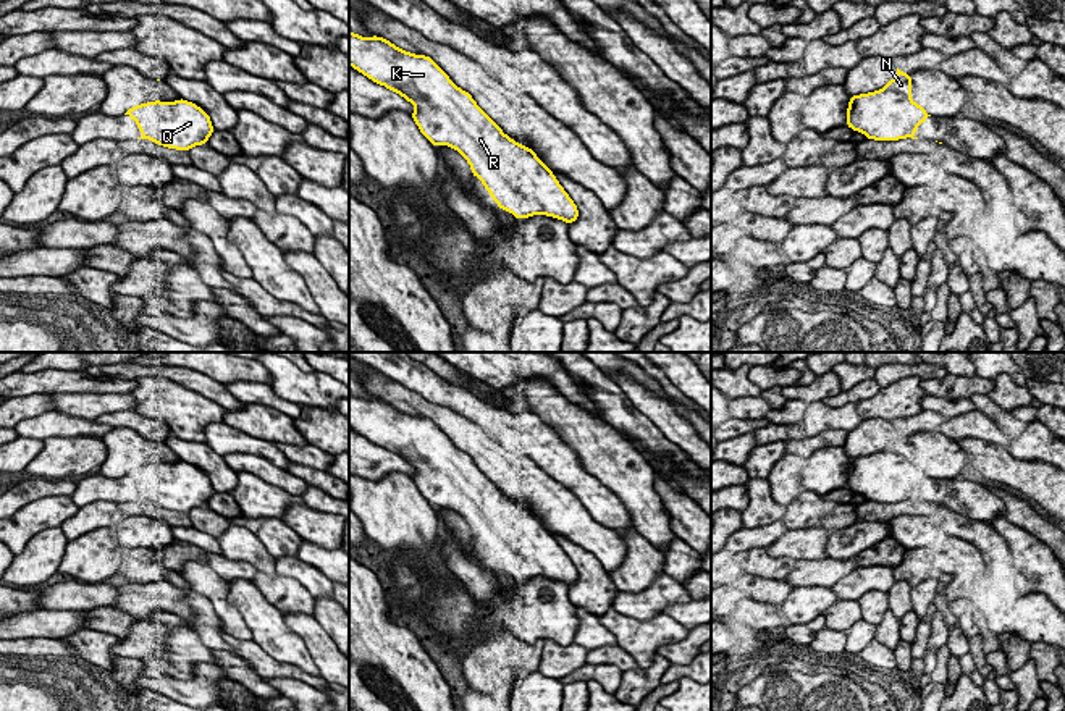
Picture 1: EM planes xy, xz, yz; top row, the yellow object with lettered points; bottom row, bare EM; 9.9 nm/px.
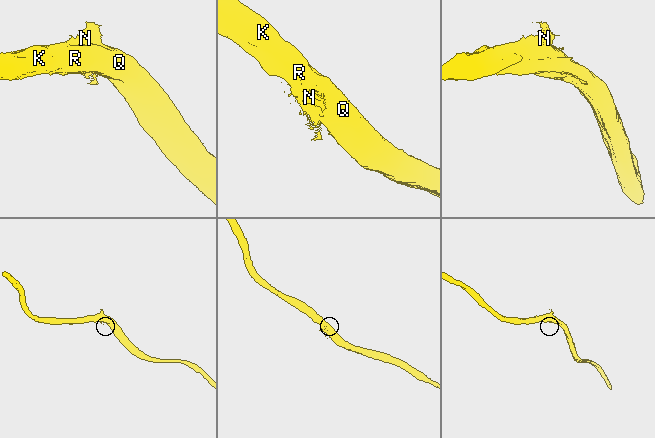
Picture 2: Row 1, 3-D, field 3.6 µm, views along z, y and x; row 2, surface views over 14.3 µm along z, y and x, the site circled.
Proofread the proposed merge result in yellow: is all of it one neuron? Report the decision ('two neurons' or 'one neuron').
one neuron

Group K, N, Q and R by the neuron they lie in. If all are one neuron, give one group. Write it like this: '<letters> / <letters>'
K N Q R

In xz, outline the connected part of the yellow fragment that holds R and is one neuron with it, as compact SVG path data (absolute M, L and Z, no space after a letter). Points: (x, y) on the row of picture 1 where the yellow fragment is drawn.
M349 31L349 65L377 84L402 95L415 111L410 115L420 133L433 145L449 145L470 165L491 199L514 218L546 215L572 223L579 217L577 205L562 189L553 171L528 147L520 145L475 103L472 95L459 89L449 76L425 55L398 48L383 37L365 39Z

